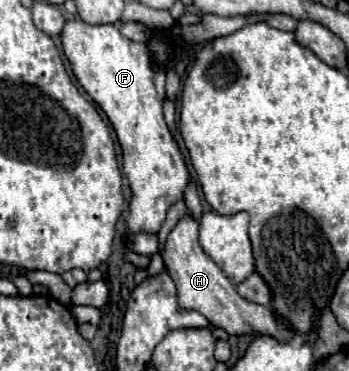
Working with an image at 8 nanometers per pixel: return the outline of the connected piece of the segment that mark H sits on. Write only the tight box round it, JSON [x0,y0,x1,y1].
[161,213,293,341]

